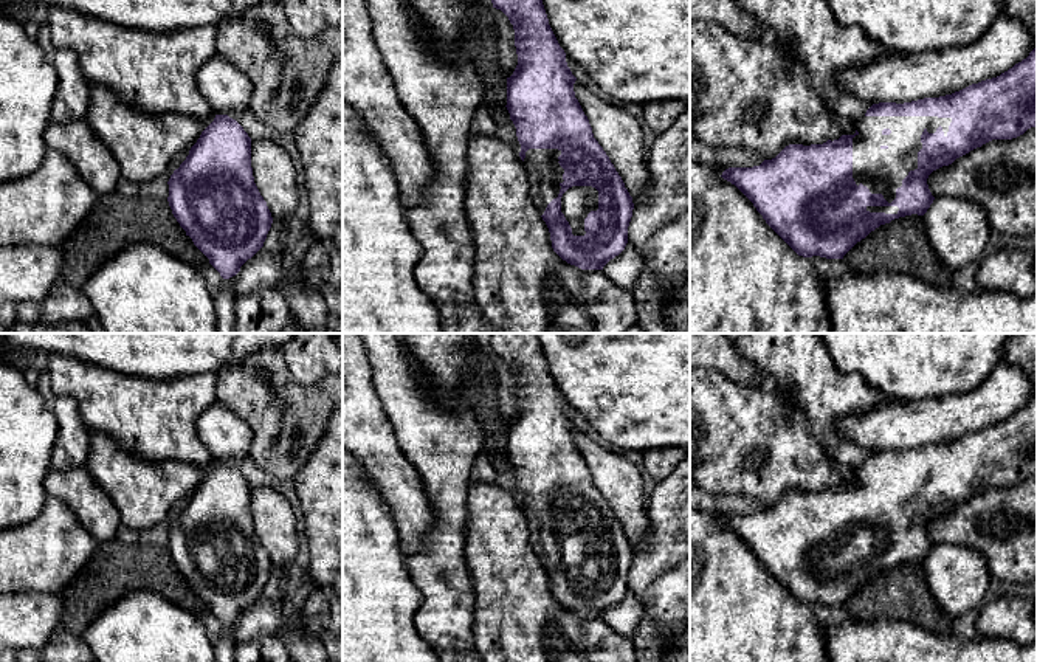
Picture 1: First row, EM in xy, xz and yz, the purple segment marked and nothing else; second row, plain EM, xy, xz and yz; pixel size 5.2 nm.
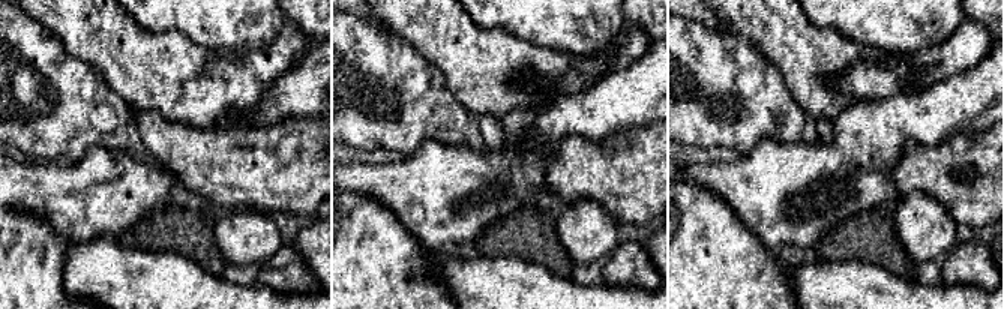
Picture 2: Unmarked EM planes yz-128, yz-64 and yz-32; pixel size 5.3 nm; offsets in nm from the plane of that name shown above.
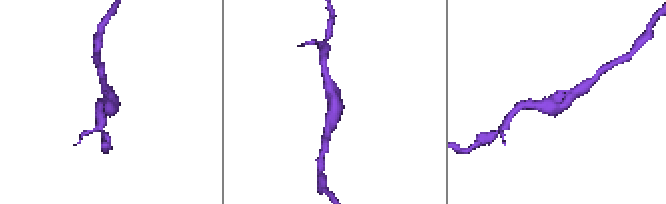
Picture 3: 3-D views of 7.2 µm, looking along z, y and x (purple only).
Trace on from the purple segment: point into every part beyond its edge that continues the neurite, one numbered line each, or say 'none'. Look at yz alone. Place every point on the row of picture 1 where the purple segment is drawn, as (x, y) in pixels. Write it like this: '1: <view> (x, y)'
1: yz (882, 171)

